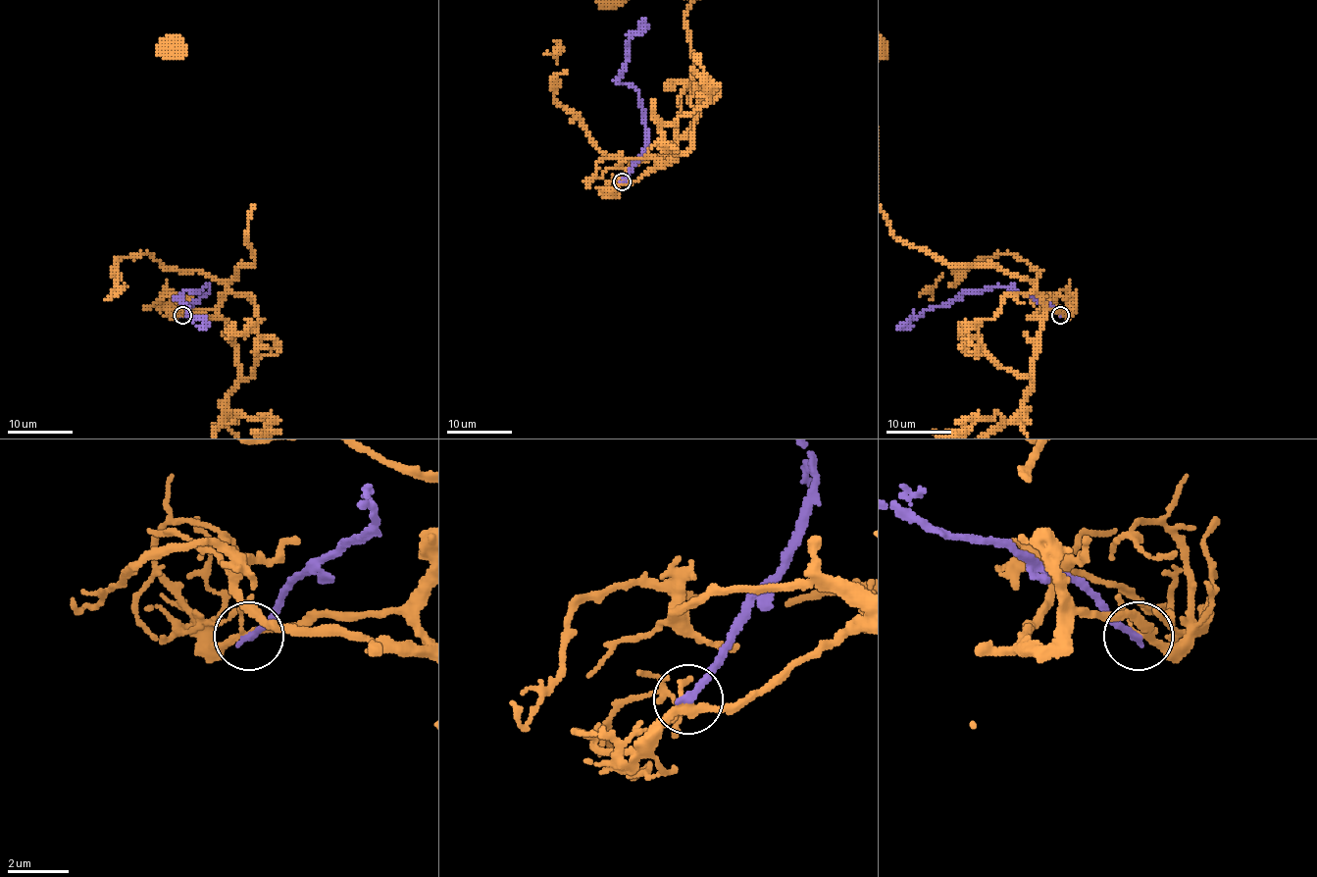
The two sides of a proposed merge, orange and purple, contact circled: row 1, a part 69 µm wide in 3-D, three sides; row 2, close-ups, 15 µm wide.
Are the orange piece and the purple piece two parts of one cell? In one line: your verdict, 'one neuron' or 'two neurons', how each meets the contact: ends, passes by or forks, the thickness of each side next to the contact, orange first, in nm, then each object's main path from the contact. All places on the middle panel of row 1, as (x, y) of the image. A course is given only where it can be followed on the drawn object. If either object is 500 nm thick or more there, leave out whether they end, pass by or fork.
two neurons | orange forks | purple ends | 200/240 nm | orange via (622, 181), (633, 183), (652, 171), (675, 143), (680, 95), (693, 70), (684, 16) | purple via (622, 181), (647, 139), (637, 90), (618, 80), (627, 63), (627, 43), (641, 28), (641, 18)

